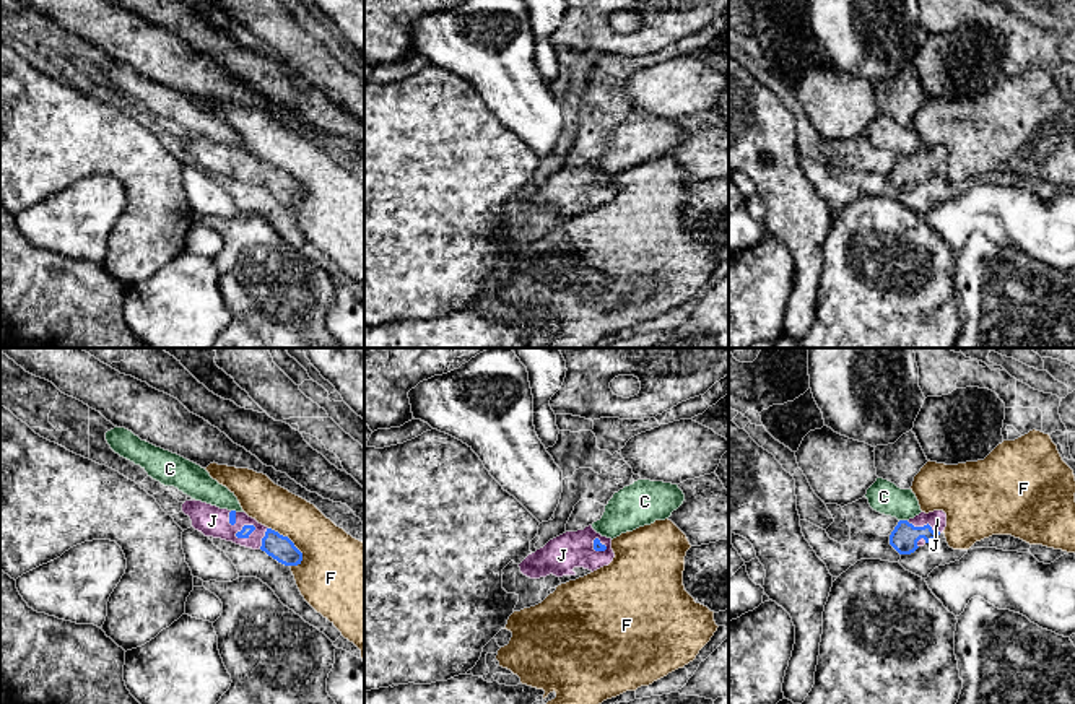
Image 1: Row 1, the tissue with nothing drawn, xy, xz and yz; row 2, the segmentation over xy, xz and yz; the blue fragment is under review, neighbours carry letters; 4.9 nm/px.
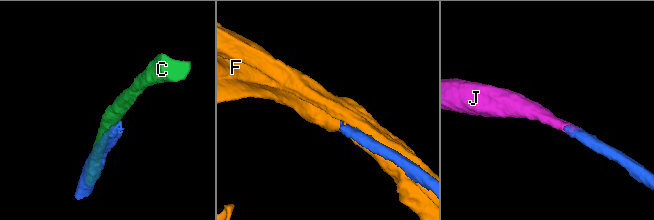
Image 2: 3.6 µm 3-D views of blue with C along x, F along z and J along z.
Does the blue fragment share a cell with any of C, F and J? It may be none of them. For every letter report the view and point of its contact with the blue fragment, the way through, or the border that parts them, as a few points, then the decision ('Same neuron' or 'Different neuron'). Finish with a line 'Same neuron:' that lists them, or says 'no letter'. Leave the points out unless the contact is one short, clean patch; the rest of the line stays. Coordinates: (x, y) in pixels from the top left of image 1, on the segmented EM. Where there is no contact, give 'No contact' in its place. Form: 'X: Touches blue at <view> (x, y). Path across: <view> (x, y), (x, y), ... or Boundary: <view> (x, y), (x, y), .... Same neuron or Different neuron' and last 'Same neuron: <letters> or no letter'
C: Touches blue at yz (903, 521). Different neuron
F: Touches blue at xy (291, 542). Different neuron
J: Touches blue at xy (244, 537). Path across: xy (246, 530), (244, 537), (212, 521). Same neuron
Same neuron: J

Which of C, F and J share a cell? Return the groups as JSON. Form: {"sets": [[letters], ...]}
{"sets": [["C"], ["F"], ["J"]]}

